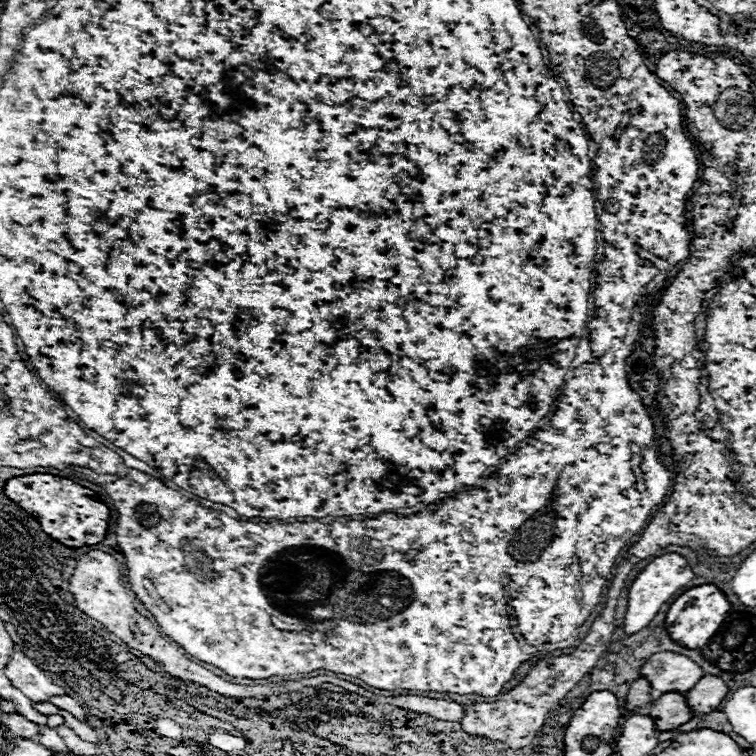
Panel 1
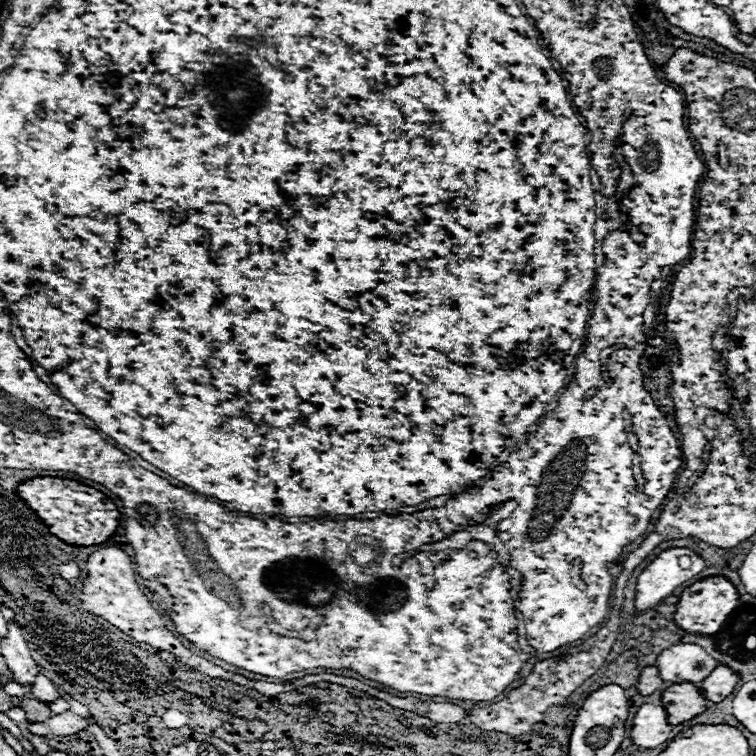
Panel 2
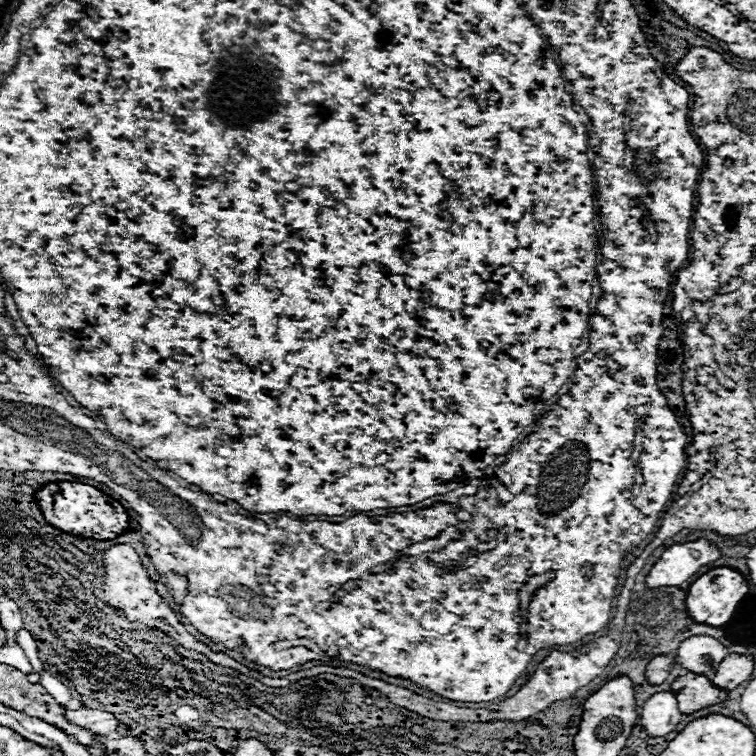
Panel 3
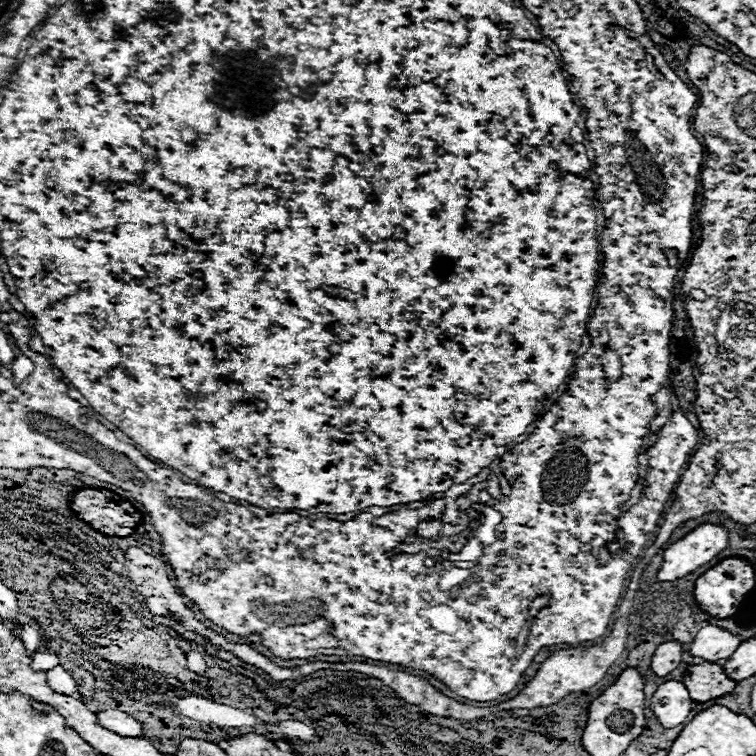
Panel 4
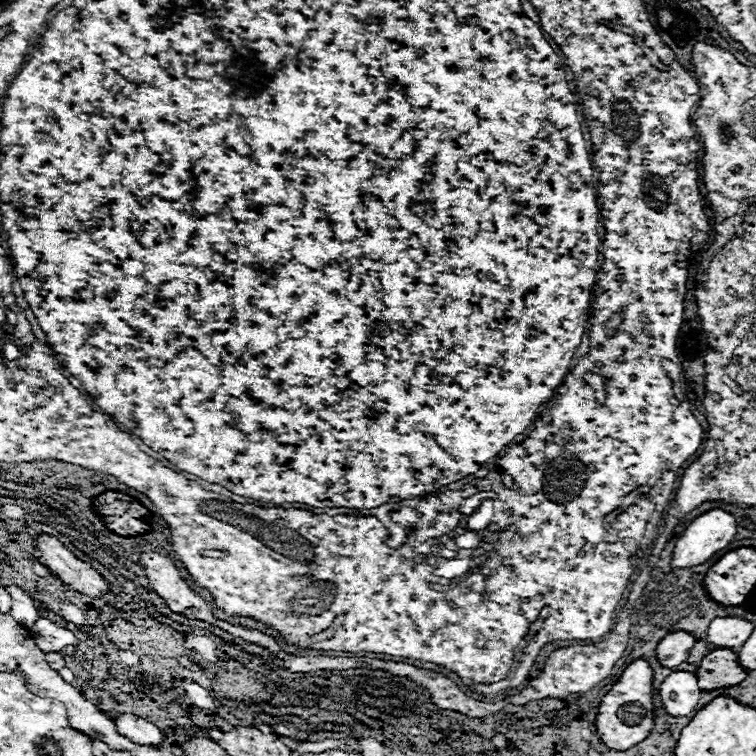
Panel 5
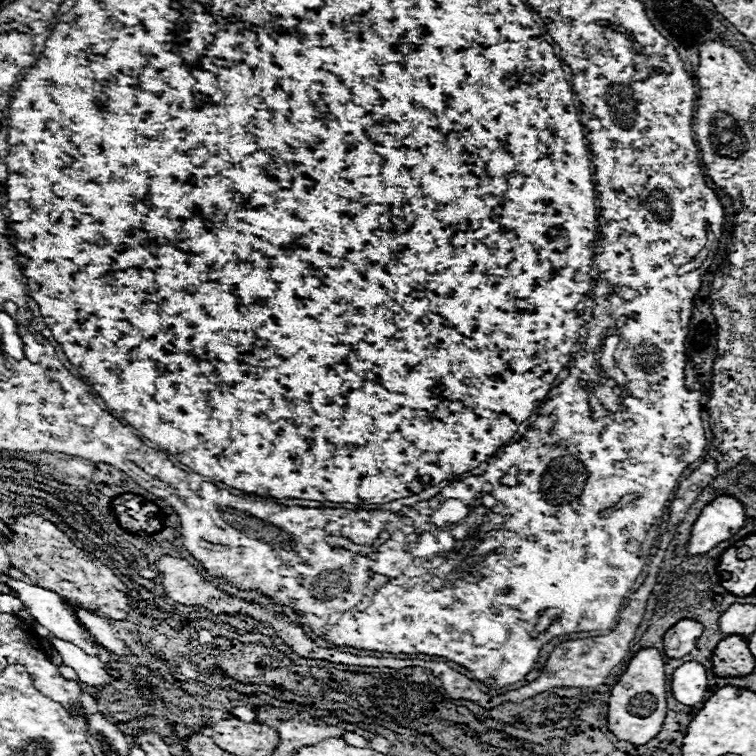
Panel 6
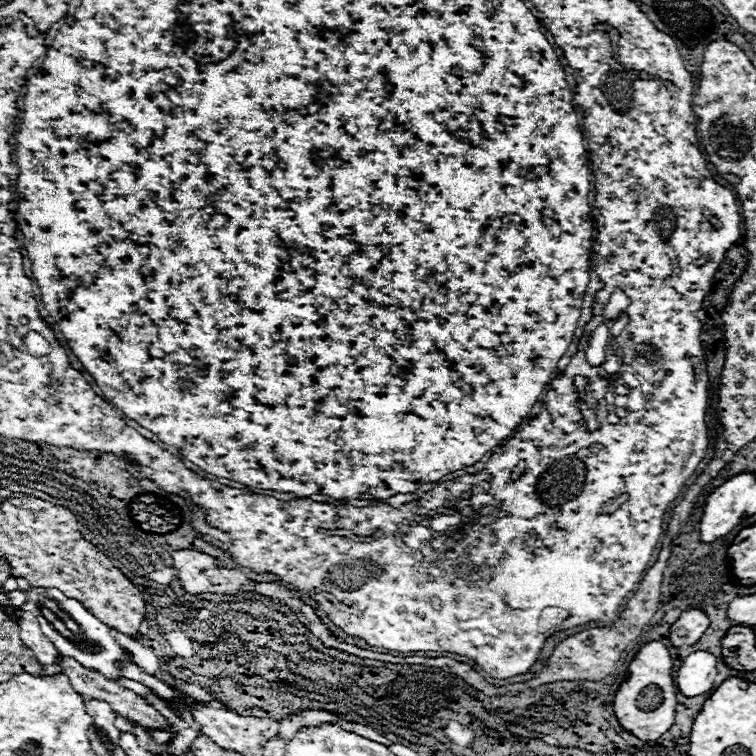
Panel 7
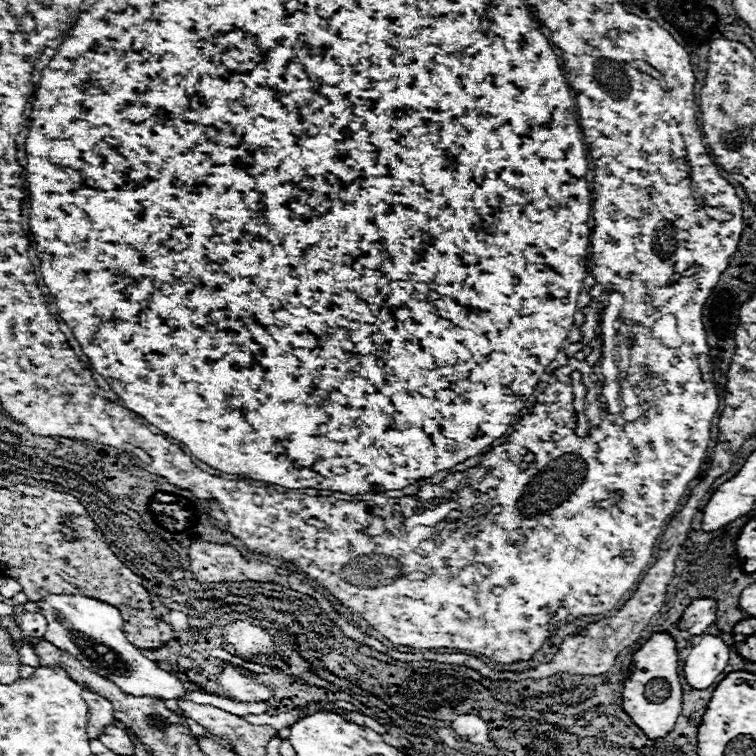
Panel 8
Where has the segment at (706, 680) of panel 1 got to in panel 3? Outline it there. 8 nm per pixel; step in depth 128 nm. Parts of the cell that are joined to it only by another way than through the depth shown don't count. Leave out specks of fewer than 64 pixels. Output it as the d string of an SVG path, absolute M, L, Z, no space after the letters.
M728 654L722 664L716 668L716 674L712 676L712 684L720 690L734 690L738 684L742 684L744 680L750 678L754 668L754 660L752 656L736 656L736 654Z

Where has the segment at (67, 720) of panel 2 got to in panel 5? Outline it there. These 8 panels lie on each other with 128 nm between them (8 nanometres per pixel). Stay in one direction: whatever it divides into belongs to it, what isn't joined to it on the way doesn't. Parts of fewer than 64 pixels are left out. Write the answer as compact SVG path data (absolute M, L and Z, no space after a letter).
M116 714L112 720L116 730L134 744L162 744L162 732L144 718L134 714Z

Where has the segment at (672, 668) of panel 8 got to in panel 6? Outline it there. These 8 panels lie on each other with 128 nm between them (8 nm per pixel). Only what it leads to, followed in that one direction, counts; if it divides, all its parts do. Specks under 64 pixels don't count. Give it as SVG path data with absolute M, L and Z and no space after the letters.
M656 648L636 652L626 672L610 692L608 700L608 730L622 742L636 746L648 744L662 728L666 718L666 674L664 660Z

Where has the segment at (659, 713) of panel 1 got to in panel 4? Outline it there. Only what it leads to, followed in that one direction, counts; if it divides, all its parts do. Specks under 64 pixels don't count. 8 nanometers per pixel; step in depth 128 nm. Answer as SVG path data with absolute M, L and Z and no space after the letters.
M710 662L688 666L682 676L682 684L688 688L688 694L694 702L708 702L726 696L736 686L736 682L724 674L722 666Z

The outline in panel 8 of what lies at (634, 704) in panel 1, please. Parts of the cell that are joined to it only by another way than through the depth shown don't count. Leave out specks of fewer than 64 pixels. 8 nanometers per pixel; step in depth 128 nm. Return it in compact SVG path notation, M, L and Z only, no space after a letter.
M710 598L694 600L682 614L678 630L688 632L690 636L700 636L716 620L716 602Z

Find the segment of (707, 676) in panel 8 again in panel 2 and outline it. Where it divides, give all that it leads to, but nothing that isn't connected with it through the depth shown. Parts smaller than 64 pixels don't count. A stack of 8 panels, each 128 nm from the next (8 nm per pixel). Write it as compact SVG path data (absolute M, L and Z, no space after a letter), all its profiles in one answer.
M642 704L632 718L632 744L636 748L658 748L662 742L668 740L670 724L666 720L664 706Z

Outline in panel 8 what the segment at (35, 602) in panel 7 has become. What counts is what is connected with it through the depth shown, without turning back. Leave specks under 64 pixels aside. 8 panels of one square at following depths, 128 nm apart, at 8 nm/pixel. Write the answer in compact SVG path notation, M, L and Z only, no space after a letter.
M50 594L40 598L38 602L40 614L46 618L48 628L44 640L62 648L76 660L80 660L86 668L106 676L112 680L122 692L132 696L162 696L162 698L178 698L188 692L184 684L170 672L156 666L156 662L142 656L136 646L128 642L122 632L122 618L114 606L102 604L100 600L78 596L78 594Z

